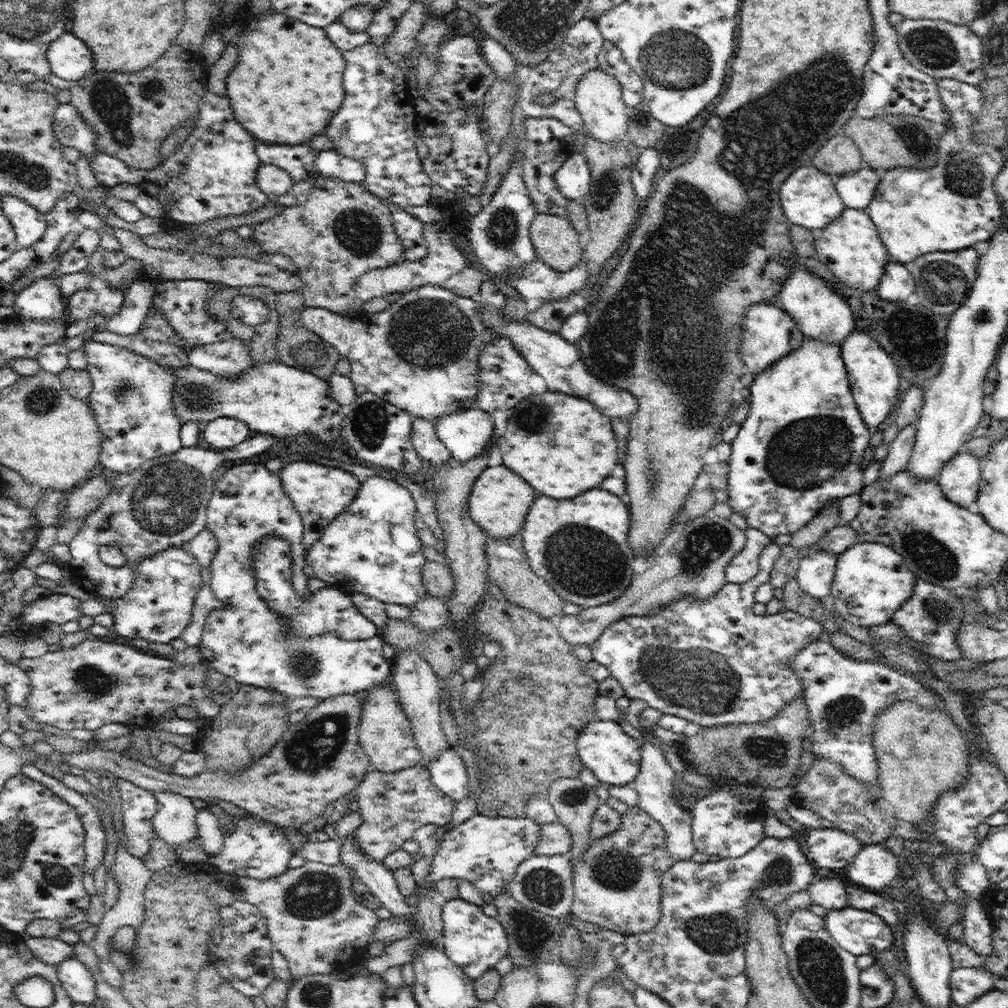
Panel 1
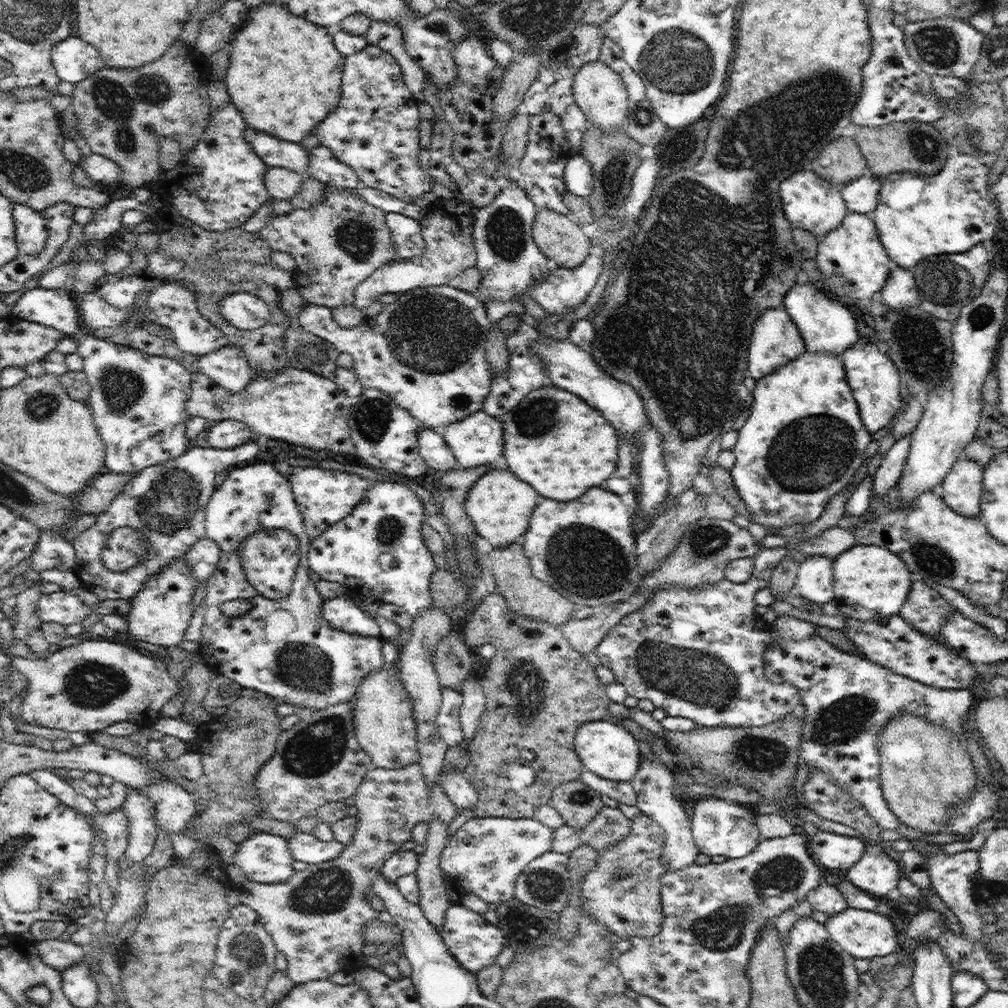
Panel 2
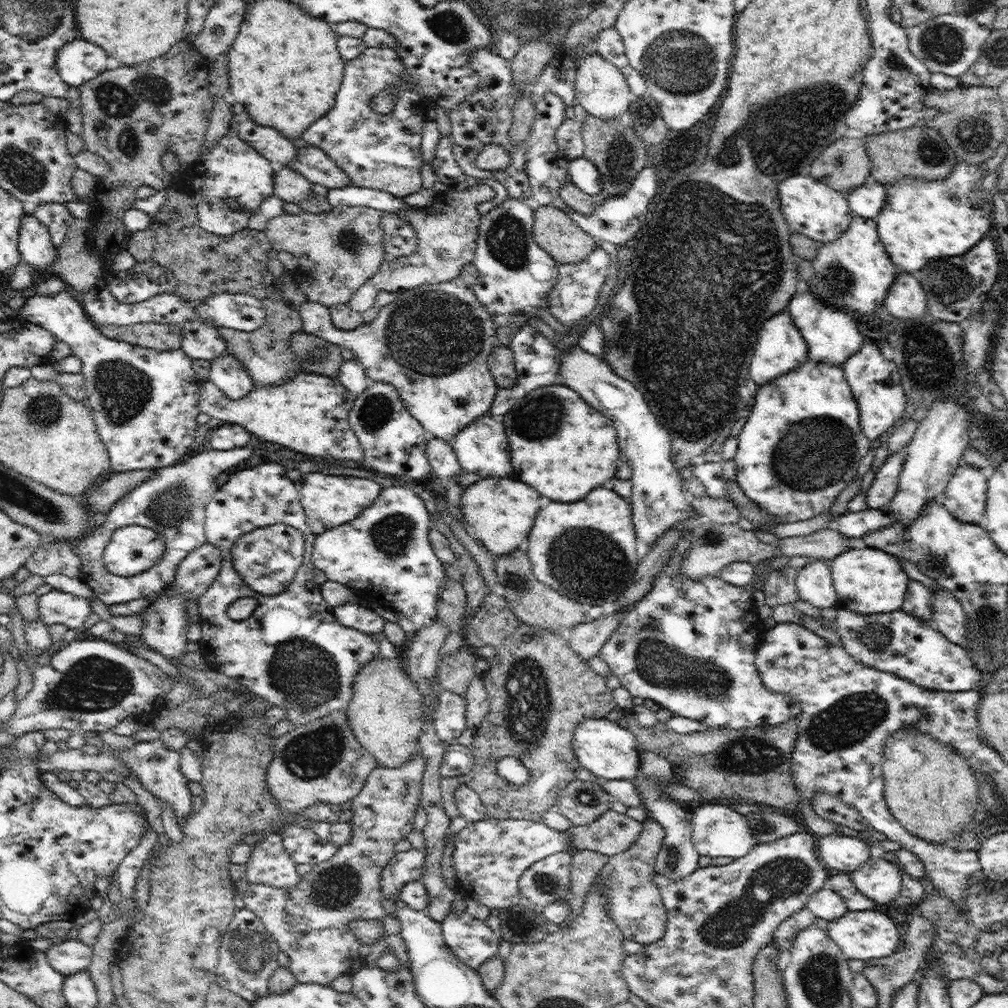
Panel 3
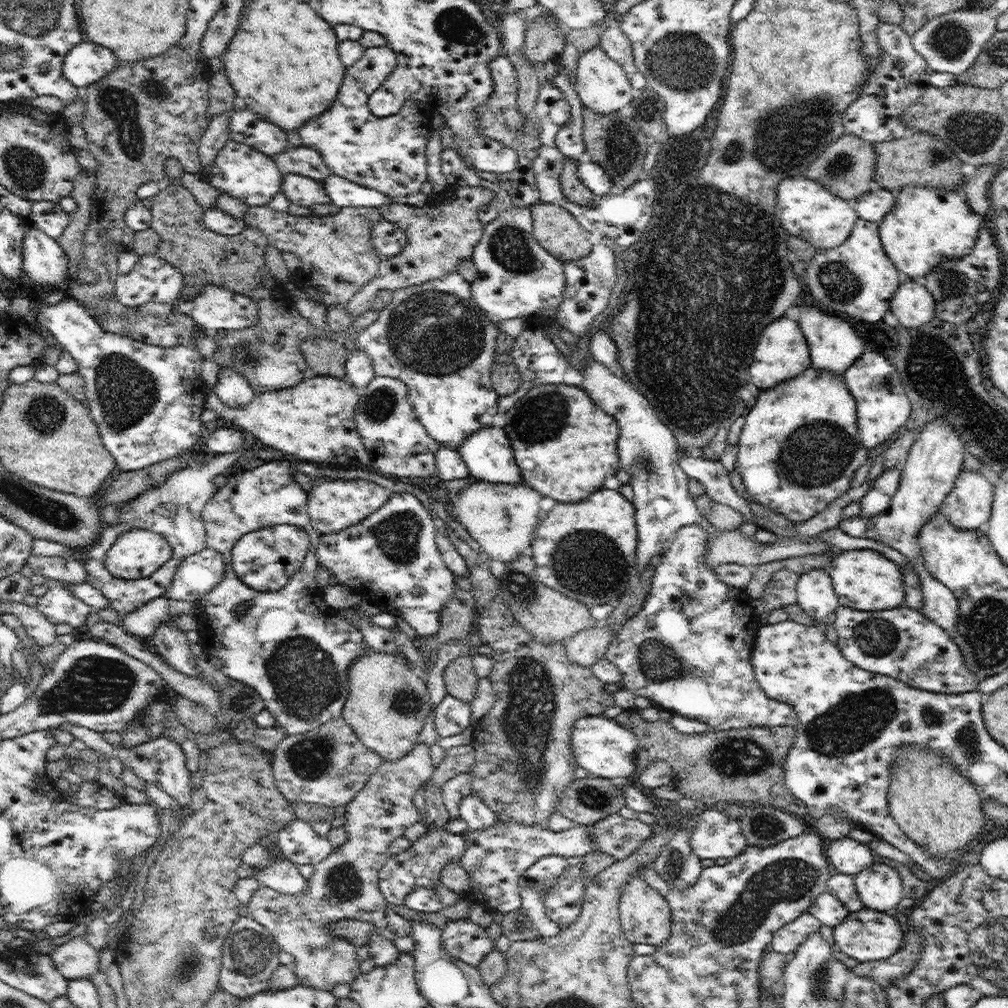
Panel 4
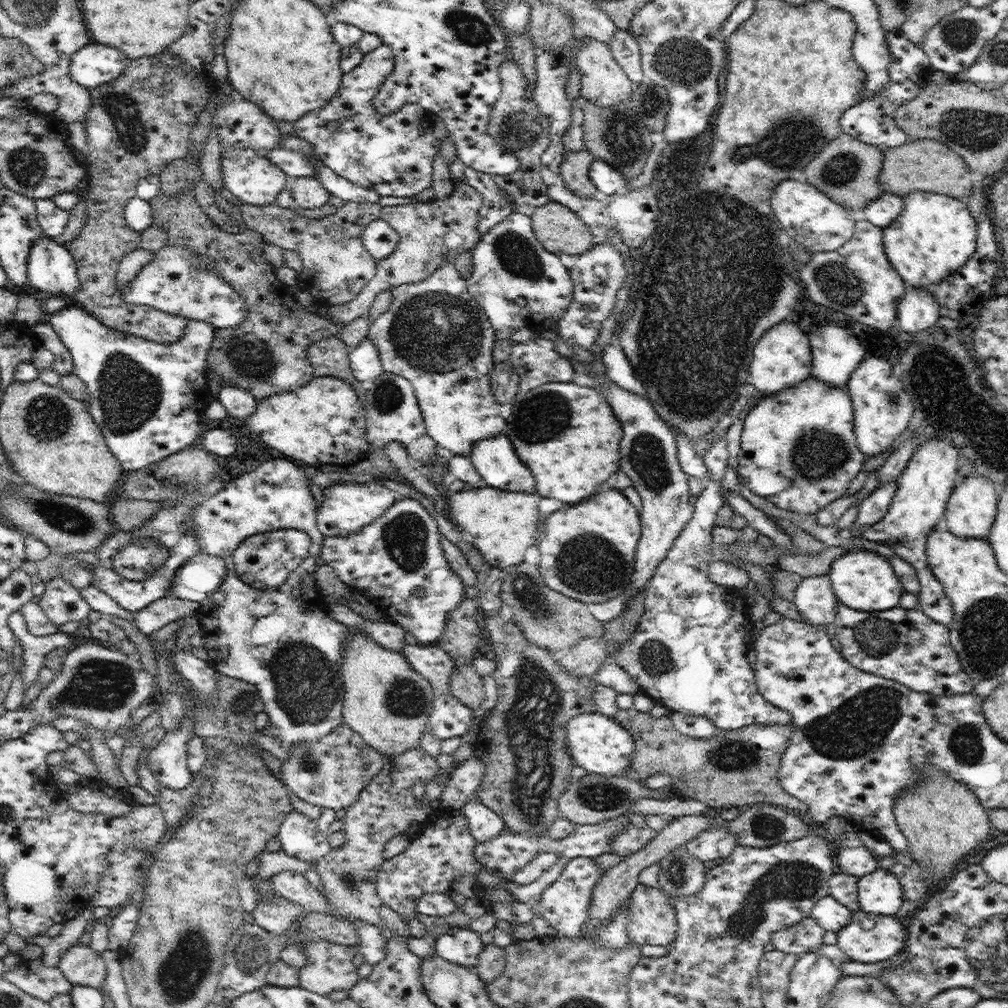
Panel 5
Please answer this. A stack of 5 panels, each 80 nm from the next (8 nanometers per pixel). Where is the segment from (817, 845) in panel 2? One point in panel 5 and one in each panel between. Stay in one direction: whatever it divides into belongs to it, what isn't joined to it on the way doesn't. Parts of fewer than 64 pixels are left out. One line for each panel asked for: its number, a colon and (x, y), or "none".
3: (844, 853)
4: (848, 856)
5: (858, 862)

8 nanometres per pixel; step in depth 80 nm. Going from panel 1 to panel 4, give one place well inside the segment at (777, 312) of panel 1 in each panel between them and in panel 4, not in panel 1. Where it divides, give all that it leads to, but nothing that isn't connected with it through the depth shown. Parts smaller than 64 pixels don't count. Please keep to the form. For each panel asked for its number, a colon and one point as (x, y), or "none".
2: (776, 340)
3: (780, 348)
4: (783, 352)

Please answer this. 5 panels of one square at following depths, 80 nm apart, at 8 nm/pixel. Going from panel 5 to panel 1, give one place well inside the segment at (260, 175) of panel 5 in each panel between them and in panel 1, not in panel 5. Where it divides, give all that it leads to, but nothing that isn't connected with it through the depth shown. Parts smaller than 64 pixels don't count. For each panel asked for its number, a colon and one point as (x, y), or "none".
1: (213, 174)
2: (221, 183)
3: (232, 168)
4: (245, 173)

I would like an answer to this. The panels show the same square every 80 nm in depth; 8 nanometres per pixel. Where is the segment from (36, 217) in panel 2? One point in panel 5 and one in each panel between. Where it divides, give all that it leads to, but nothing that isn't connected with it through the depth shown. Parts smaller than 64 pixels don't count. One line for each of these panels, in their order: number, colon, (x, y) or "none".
3: (35, 245)
4: (44, 263)
5: (50, 268)

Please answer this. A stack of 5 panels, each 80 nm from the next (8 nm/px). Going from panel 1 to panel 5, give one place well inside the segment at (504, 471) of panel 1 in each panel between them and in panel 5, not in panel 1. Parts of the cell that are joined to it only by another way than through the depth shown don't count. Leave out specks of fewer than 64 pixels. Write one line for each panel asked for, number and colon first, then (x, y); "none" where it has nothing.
2: (499, 505)
3: (502, 510)
4: (502, 518)
5: (504, 524)

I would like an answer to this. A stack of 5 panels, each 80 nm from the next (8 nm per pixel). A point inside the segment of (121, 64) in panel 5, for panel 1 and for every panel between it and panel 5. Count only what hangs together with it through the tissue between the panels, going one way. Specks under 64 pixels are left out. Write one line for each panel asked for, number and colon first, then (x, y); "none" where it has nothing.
1: (69, 58)
2: (74, 60)
3: (79, 61)
4: (87, 63)

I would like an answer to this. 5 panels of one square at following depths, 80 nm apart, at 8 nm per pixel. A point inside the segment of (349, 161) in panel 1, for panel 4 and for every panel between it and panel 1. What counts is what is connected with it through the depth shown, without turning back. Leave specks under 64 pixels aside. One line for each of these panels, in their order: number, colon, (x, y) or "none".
2: (323, 165)
3: (311, 161)
4: (307, 161)

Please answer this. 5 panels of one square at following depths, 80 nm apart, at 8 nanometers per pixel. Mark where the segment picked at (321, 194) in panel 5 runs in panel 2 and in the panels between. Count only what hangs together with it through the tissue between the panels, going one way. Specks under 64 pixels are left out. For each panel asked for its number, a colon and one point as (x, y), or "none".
2: (282, 184)
3: (291, 186)
4: (299, 189)

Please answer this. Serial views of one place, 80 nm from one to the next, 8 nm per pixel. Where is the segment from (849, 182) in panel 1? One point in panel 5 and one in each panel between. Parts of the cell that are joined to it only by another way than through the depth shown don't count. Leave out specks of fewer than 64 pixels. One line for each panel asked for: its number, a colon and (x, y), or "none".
2: (861, 195)
3: (867, 200)
4: (873, 206)
5: (881, 211)

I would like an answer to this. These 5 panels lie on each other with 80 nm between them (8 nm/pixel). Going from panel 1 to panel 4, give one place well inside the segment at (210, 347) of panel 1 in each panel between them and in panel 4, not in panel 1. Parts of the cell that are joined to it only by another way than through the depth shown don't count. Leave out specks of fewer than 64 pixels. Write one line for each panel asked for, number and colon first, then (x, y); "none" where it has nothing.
2: (227, 366)
3: (227, 373)
4: (233, 390)

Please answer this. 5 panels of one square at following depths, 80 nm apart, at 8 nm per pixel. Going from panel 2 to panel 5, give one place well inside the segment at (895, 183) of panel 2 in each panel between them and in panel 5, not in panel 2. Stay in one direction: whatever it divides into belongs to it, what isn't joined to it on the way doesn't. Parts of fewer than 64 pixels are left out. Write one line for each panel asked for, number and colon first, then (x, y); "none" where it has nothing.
3: (921, 220)
4: (926, 226)
5: (934, 235)

